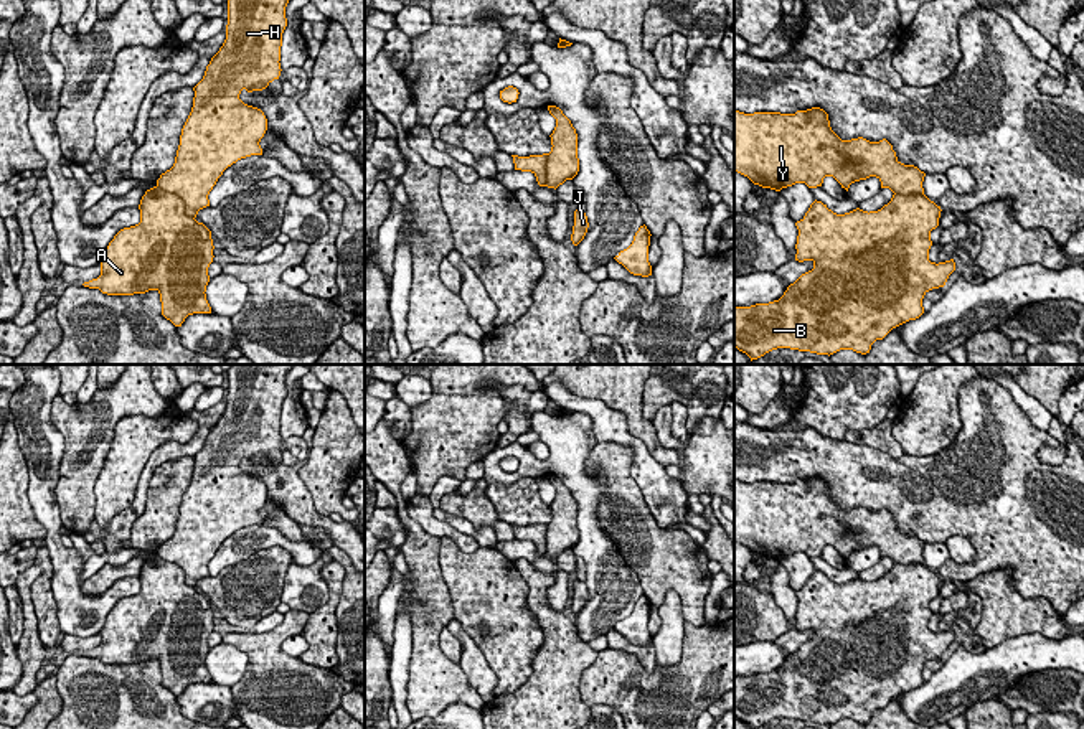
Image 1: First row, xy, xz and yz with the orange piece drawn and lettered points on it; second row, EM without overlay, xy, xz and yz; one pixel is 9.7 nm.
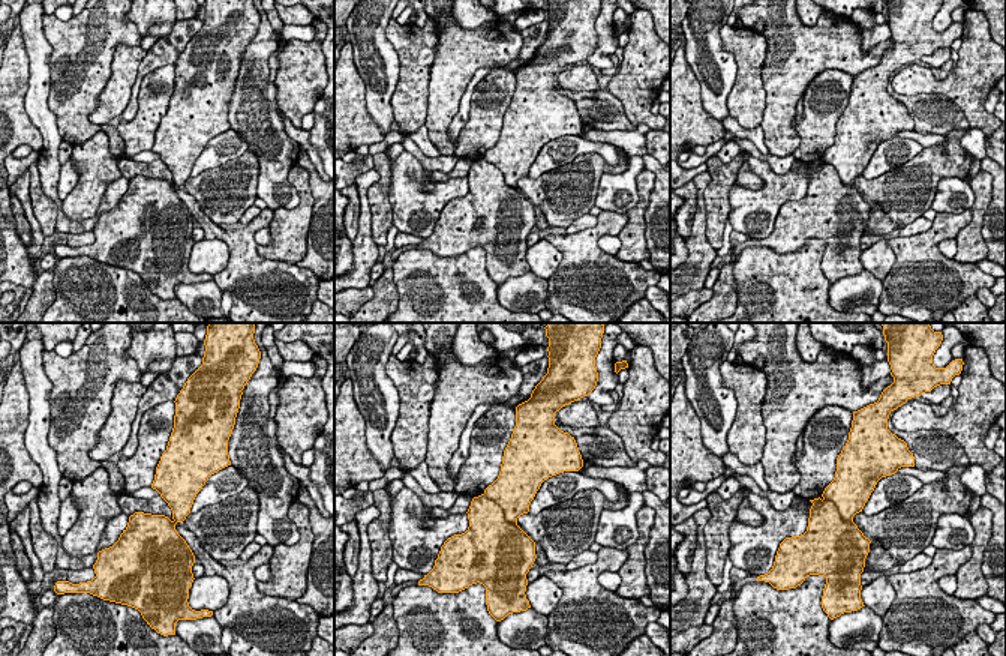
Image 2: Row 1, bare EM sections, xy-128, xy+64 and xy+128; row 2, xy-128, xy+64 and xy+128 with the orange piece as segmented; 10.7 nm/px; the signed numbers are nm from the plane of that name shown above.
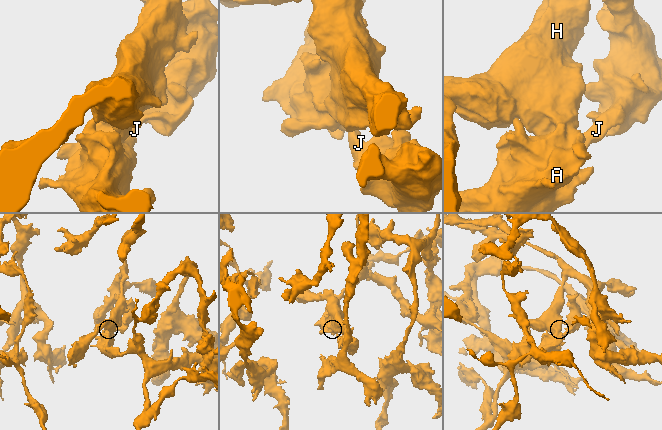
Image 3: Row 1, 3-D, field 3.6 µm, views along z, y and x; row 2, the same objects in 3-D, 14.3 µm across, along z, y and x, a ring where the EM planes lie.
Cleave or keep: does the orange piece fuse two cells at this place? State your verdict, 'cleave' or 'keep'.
cleave

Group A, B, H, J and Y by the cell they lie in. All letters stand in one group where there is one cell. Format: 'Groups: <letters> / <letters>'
Groups: A B J / H Y

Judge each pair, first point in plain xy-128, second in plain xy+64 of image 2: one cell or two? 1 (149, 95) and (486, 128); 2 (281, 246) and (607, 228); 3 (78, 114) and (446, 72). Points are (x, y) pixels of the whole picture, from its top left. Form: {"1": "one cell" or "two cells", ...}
{"1": "one cell", "2": "two cells", "3": "two cells"}

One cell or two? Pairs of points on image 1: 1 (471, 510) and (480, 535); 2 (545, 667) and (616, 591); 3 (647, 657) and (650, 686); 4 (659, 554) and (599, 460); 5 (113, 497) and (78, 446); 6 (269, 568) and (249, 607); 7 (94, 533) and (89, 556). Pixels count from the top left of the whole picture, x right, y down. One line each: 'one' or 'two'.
1: two
2: two
3: two
4: one
5: two
6: one
7: two

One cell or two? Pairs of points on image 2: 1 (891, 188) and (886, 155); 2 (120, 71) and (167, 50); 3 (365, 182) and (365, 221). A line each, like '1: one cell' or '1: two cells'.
1: two cells
2: two cells
3: one cell

